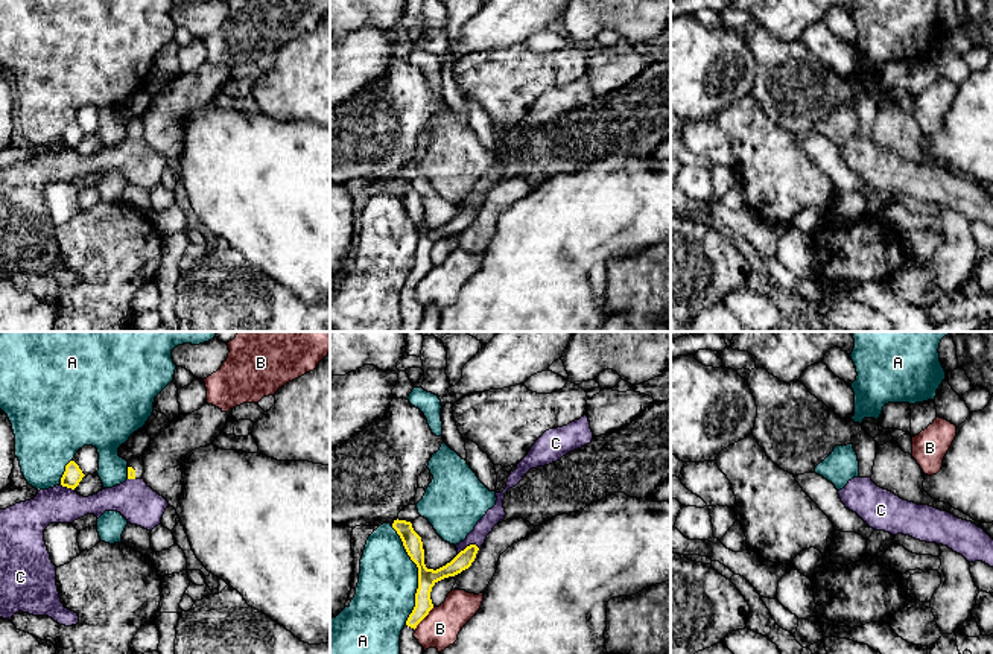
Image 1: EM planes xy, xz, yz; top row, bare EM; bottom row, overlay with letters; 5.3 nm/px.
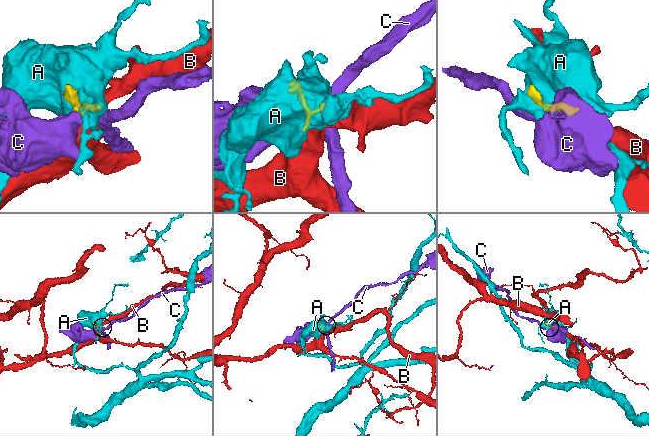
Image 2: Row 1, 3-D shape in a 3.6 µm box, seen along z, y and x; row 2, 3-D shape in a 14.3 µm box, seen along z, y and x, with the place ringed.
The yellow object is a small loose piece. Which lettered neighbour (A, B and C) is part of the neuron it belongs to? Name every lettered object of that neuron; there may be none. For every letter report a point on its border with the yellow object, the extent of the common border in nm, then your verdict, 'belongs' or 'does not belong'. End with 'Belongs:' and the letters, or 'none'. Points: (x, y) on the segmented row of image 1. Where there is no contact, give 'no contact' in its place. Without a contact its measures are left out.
A: xz (418, 575) | 550 nm | does not belong
B: xz (425, 616) | 160 nm | does not belong
C: xz (470, 545) | 120 nm | does not belong
Belongs: none

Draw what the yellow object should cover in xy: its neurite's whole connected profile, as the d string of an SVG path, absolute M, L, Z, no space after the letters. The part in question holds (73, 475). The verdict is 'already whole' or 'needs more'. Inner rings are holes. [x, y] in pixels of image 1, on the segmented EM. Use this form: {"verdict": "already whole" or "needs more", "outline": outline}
{"verdict": "already whole", "outline": "M70 461L65 465L65 471L61 478L61 485L75 490L79 485L79 482L82 481L84 476L85 475L79 468L79 465L75 461Z"}

